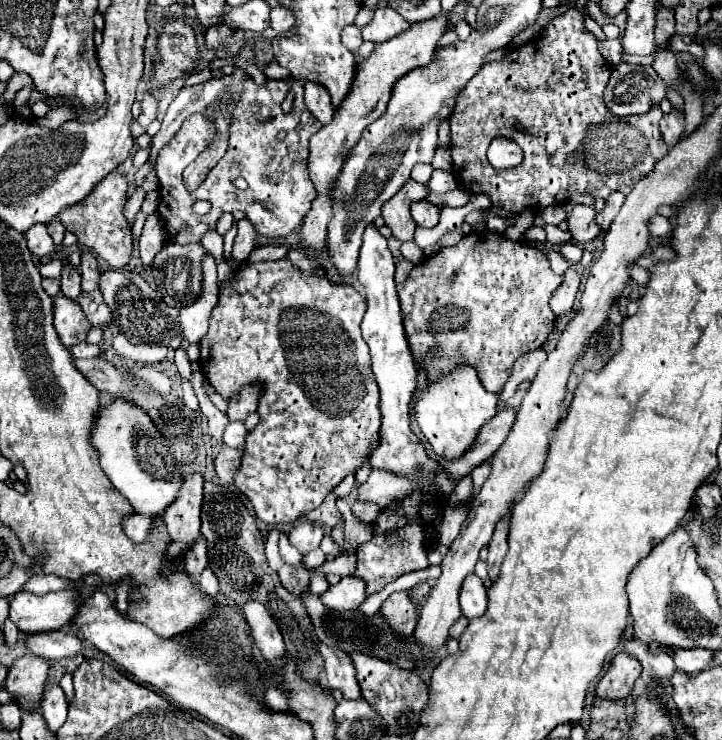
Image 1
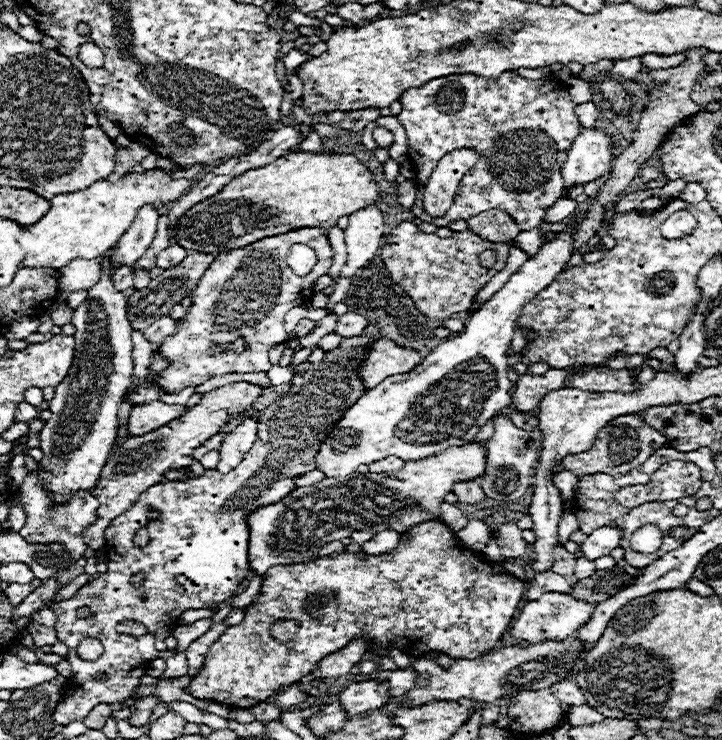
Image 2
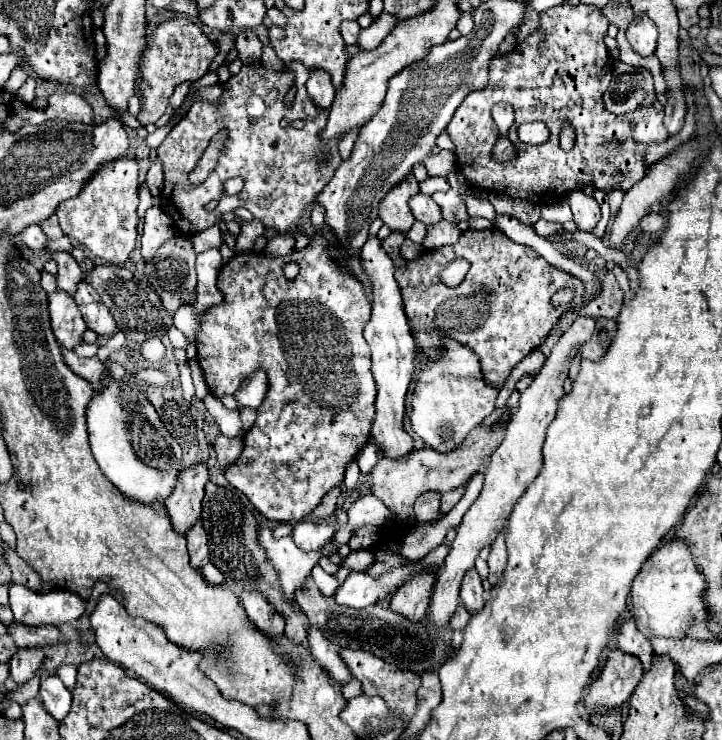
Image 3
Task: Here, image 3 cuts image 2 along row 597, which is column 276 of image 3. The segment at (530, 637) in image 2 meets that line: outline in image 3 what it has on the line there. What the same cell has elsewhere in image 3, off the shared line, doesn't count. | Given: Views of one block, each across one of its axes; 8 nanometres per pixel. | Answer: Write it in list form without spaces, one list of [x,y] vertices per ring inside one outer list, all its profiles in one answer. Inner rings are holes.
[[[270,528],[260,530],[260,546],[266,550],[270,562],[274,564],[280,576],[284,596],[288,600],[294,600],[294,590],[306,582],[306,578],[310,576],[310,570],[318,564],[318,558],[330,556],[334,552],[334,546],[328,550],[322,548],[316,552],[304,552],[294,544],[290,536],[274,540]]]

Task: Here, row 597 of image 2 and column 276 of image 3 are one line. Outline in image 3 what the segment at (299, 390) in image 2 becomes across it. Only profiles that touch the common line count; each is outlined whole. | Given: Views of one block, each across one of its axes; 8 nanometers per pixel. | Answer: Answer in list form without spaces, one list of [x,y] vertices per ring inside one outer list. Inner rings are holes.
[[[294,62],[290,68],[286,68],[286,72],[270,72],[270,70],[262,68],[260,64],[256,68],[242,66],[242,70],[224,84],[226,94],[224,94],[220,106],[210,106],[206,102],[196,102],[186,112],[186,116],[168,132],[164,142],[158,146],[158,160],[162,162],[162,170],[164,170],[164,188],[162,188],[162,194],[160,194],[160,206],[168,216],[172,216],[174,230],[176,230],[178,236],[192,236],[196,232],[202,232],[202,230],[212,226],[212,220],[218,220],[218,214],[232,212],[238,206],[250,210],[254,214],[254,218],[260,220],[266,226],[266,230],[276,230],[280,234],[286,234],[304,216],[306,208],[312,206],[312,202],[316,202],[316,194],[320,194],[320,190],[330,182],[334,170],[338,168],[338,164],[342,160],[340,160],[336,142],[324,146],[318,140],[320,130],[326,126],[328,114],[318,112],[318,108],[308,98],[306,86],[304,86],[306,80],[308,80],[308,70],[304,70],[304,66],[298,64],[298,62]],[[290,86],[296,86],[296,98],[294,98],[292,106],[286,108],[284,106],[284,94],[290,90]],[[222,128],[228,130],[228,140],[226,140],[224,154],[220,156],[216,168],[206,178],[206,182],[198,184],[198,186],[192,186],[186,180],[188,172],[196,166],[196,160],[206,150],[210,138]],[[326,150],[332,156],[332,164],[330,166],[318,166],[320,154],[324,154]],[[232,176],[242,176],[244,178],[244,190],[234,194],[234,196],[228,196],[228,194],[224,194],[224,182]],[[212,200],[218,200],[218,206],[214,208],[214,212],[206,212],[204,204],[212,202]]]

